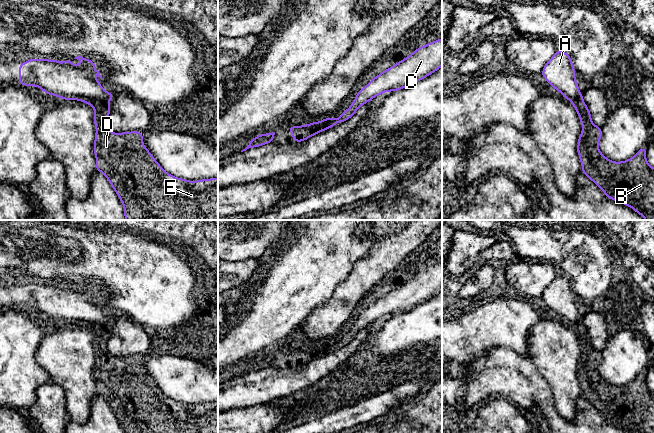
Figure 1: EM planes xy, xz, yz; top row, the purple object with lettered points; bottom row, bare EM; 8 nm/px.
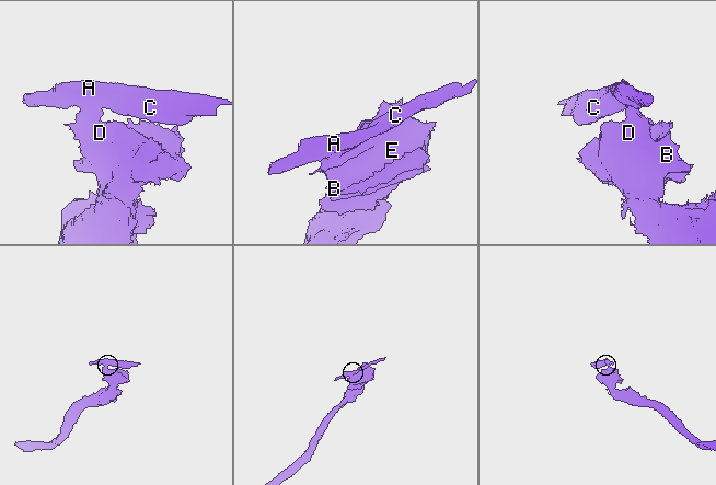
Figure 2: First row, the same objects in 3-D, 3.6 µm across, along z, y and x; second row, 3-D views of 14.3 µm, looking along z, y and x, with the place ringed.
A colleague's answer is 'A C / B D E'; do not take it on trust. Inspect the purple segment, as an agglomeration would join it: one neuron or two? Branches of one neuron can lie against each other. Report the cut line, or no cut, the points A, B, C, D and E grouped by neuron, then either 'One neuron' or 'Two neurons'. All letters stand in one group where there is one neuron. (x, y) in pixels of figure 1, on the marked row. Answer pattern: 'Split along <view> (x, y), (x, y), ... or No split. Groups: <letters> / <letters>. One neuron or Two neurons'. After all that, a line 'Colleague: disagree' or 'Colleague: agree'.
Split along xy (78, 99), (99, 99), (107, 102). Groups: A C / B D E. Two neurons
Colleague: agree

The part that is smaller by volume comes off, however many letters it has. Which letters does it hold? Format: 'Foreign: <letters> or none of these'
Foreign: A, C

